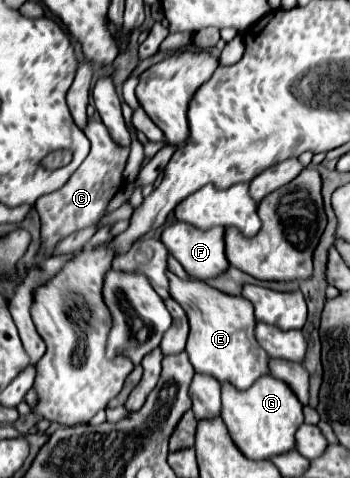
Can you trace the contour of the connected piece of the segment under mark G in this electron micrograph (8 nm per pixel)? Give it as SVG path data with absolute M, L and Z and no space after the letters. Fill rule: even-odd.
M268 376L244 392L234 390L234 386L222 386L222 420L246 458L270 460L296 450L296 432L304 424L304 414L294 392L282 380Z

